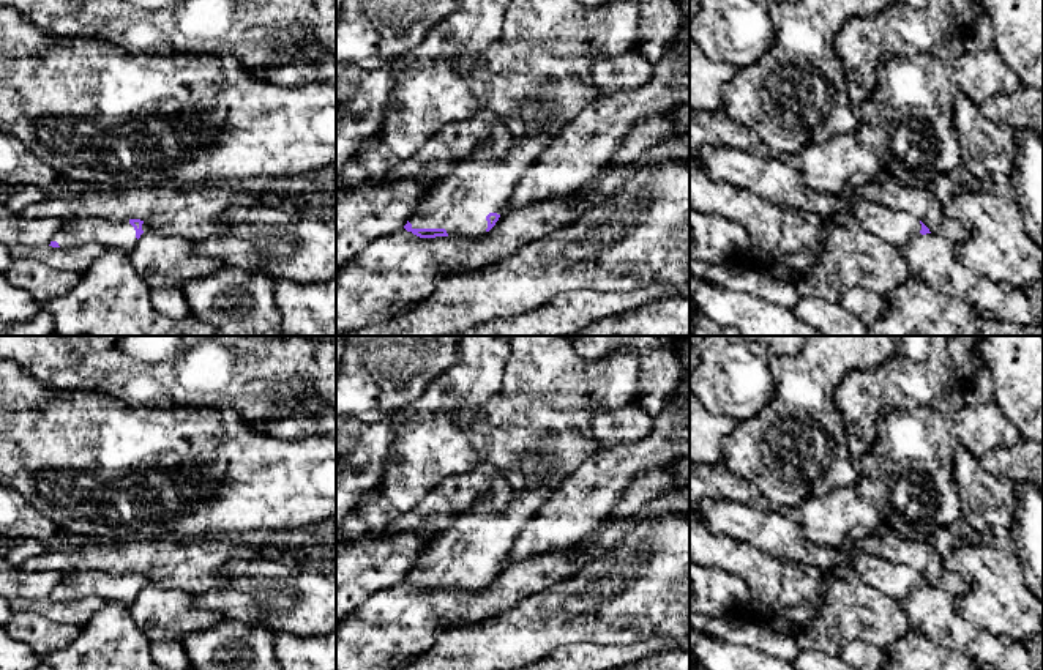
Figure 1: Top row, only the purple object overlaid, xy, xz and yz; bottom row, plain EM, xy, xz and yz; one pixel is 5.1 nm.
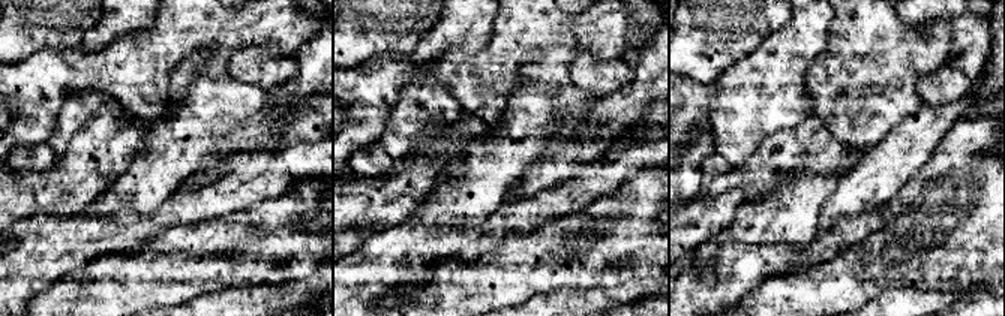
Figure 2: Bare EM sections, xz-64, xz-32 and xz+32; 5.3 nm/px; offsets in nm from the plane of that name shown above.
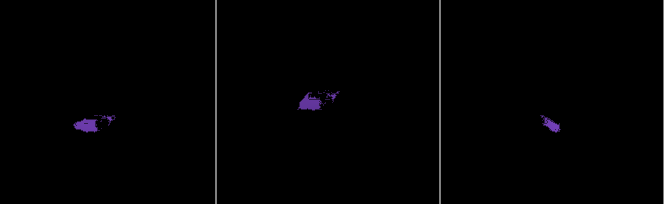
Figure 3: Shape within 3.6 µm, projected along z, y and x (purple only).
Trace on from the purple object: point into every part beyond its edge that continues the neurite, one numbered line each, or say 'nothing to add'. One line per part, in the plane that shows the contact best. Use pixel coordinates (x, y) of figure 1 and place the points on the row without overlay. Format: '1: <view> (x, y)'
1: xz (474, 543)

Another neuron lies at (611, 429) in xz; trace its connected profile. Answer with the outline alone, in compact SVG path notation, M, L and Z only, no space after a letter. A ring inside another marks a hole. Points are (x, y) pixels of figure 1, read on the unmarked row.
M637 404L619 410L596 408L590 415L592 435L606 449L641 441L650 430L653 419Z

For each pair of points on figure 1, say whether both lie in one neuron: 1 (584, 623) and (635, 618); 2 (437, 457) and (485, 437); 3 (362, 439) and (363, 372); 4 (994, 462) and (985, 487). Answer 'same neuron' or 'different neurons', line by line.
1: same neuron
2: different neurons
3: different neurons
4: different neurons

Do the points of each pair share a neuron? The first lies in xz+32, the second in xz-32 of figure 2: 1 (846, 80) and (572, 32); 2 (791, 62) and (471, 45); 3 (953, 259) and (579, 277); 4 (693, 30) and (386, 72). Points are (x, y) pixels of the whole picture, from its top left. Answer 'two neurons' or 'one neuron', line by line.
1: one neuron
2: one neuron
3: one neuron
4: two neurons

